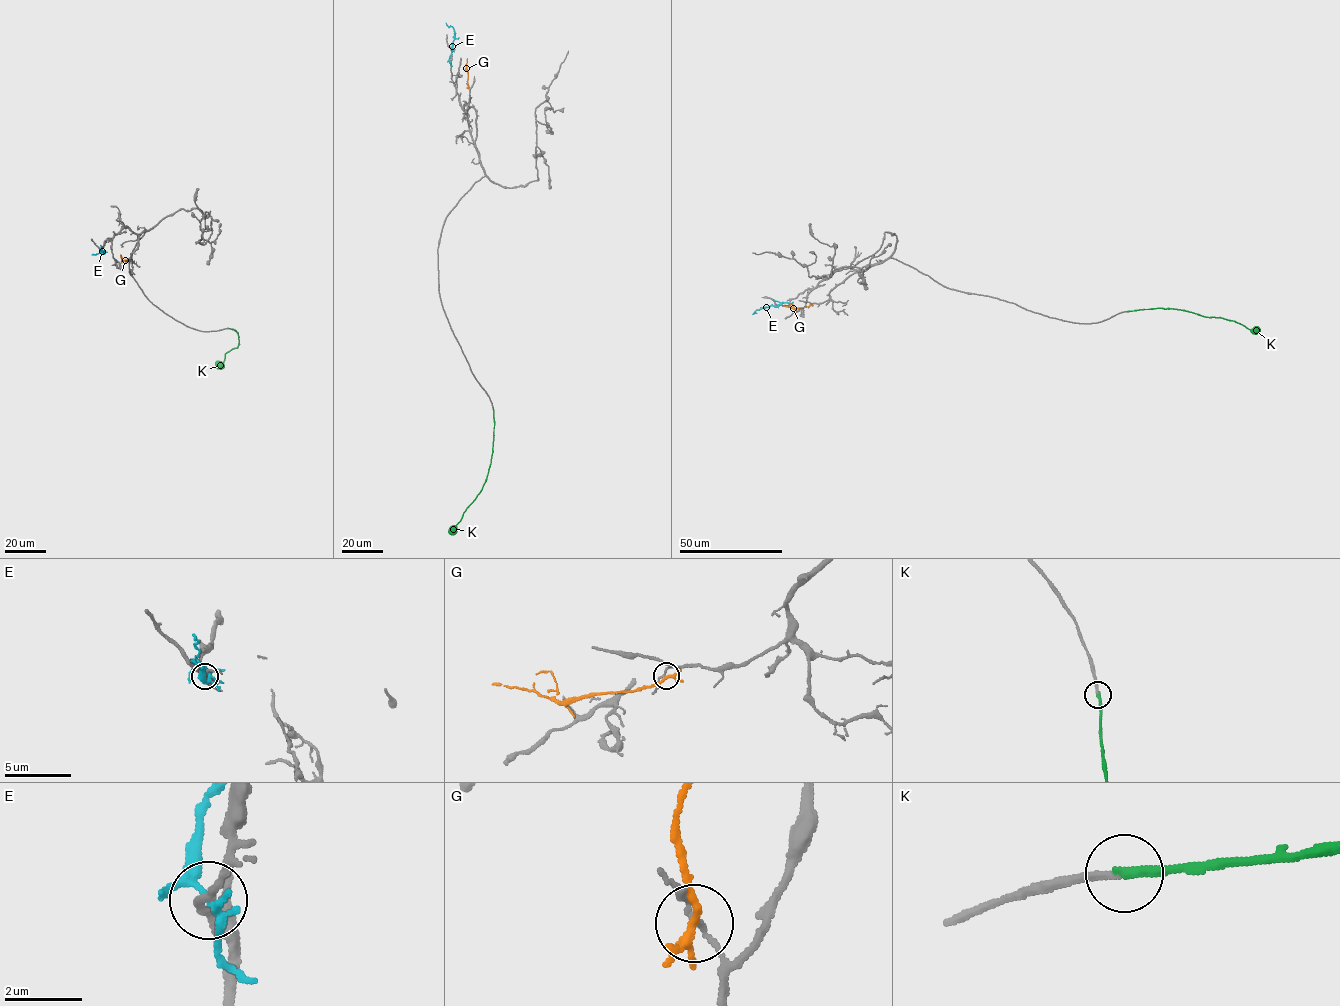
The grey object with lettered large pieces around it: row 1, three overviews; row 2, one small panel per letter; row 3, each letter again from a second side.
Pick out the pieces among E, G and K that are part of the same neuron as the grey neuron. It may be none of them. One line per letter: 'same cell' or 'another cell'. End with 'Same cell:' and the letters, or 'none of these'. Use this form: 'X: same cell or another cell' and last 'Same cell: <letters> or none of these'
E: another cell
G: another cell
K: same cell
Same cell: K

